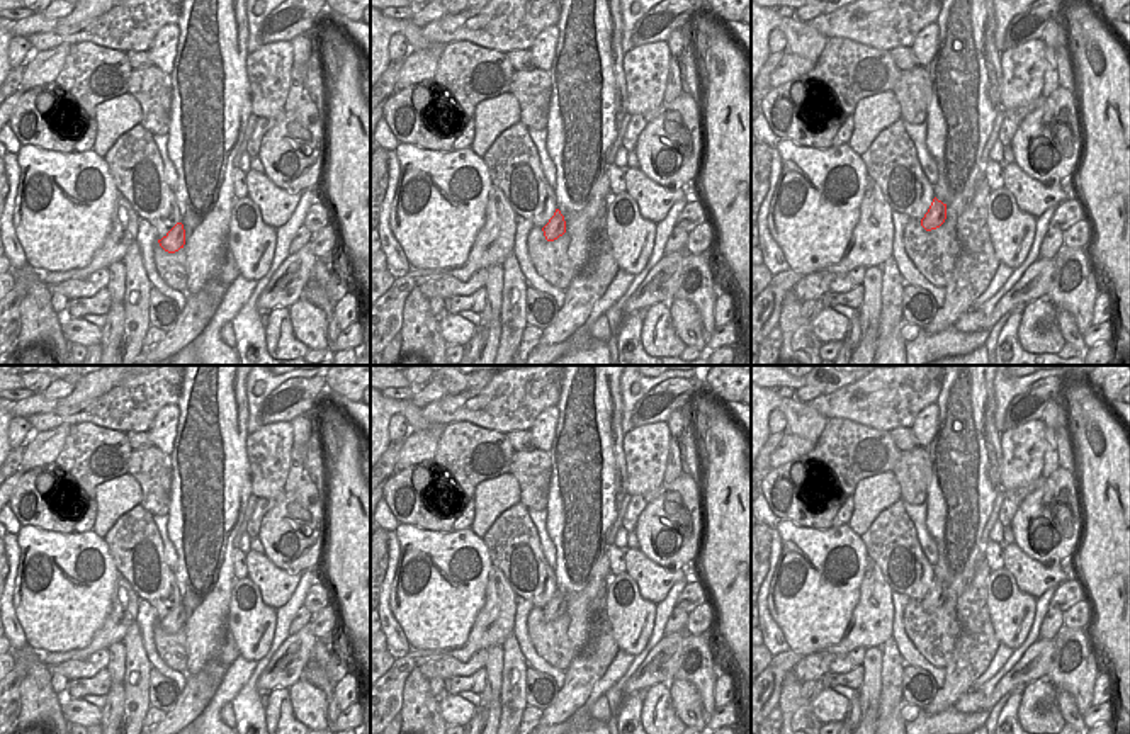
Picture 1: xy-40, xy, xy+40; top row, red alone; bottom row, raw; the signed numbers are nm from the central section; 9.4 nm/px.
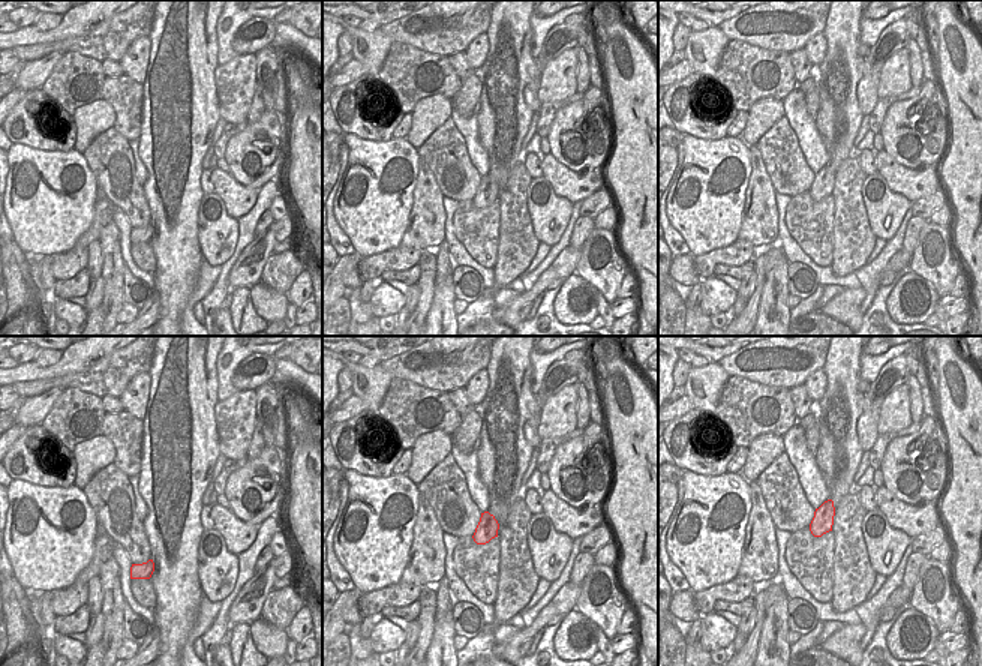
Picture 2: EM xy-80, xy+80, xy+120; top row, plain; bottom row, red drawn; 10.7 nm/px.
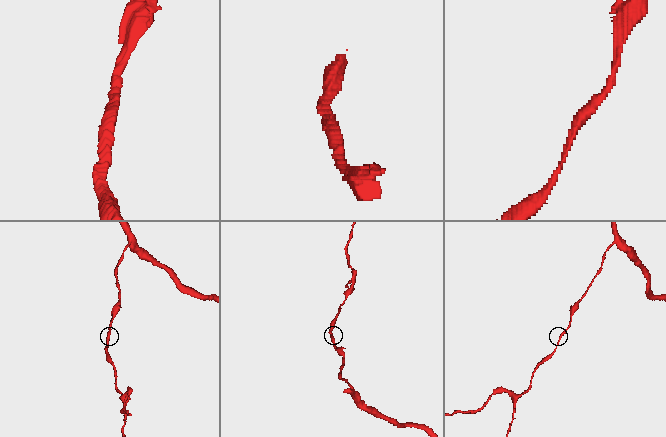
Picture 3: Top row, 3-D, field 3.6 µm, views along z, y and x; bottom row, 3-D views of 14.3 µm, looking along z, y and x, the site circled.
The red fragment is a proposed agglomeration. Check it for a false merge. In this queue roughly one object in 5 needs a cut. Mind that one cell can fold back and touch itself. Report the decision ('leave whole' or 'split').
leave whole

